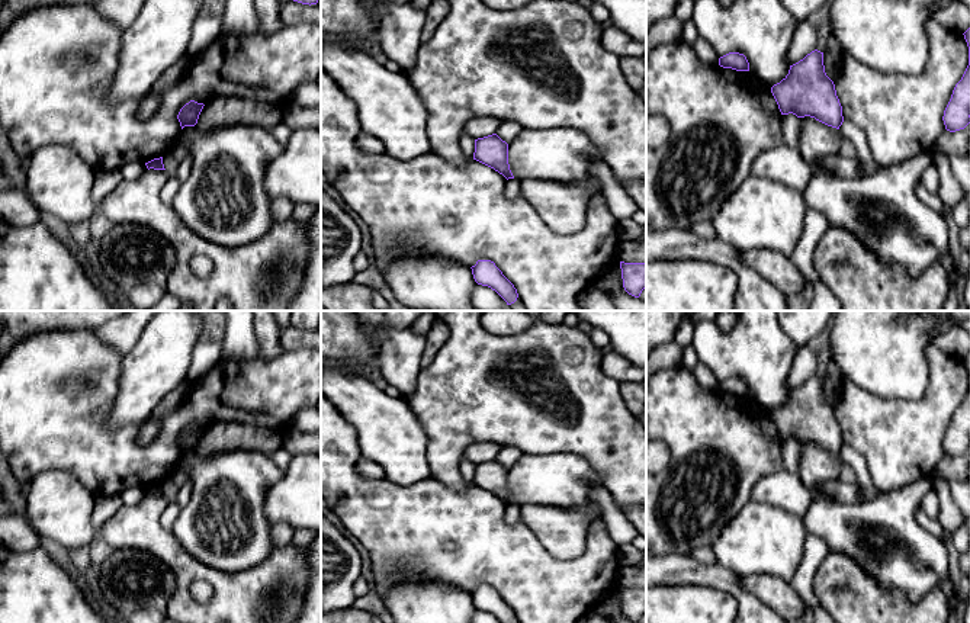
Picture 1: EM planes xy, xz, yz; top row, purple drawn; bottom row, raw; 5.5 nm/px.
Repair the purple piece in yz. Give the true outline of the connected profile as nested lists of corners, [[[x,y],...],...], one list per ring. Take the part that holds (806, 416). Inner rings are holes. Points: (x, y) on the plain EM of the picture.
[[[815,375],[790,391],[788,399],[771,412],[781,440],[810,441],[839,455],[842,431],[834,407],[826,401],[823,378]]]

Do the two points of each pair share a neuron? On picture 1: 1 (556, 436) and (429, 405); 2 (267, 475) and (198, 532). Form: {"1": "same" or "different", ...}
{"1": "same", "2": "same"}

